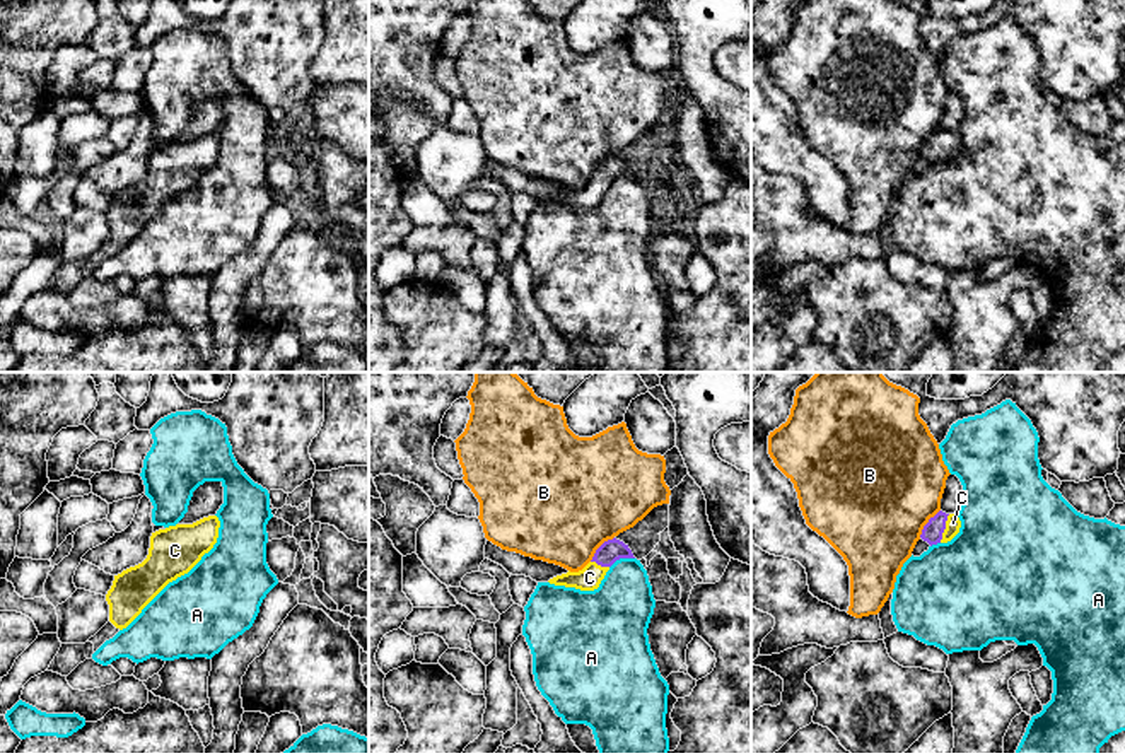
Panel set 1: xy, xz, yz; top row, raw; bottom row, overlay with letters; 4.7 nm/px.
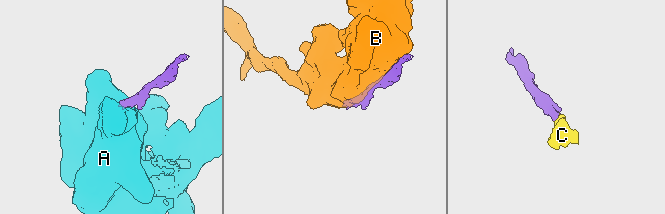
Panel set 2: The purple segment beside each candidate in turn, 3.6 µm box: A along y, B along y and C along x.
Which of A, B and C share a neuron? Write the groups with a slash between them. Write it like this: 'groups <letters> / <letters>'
groups A / B / C

